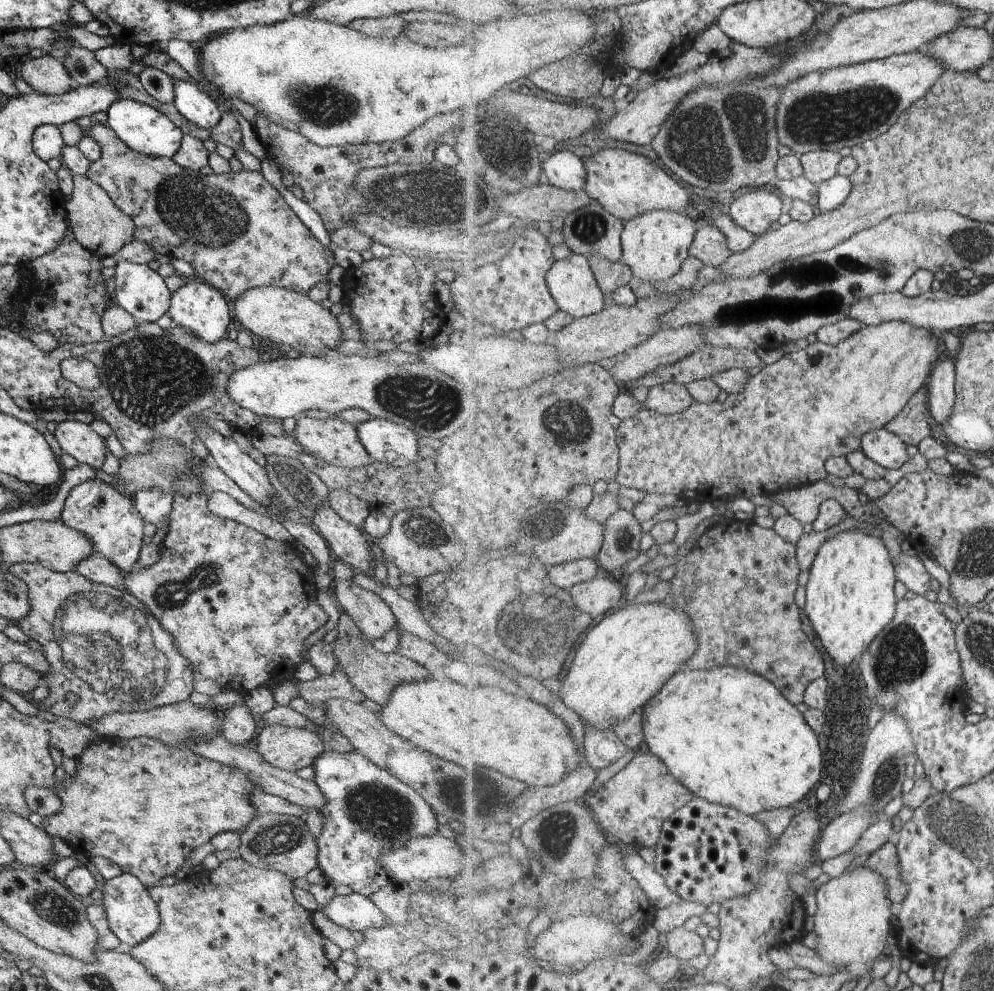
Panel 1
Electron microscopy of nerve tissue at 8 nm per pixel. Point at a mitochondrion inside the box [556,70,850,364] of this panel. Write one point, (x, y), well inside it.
(711, 144)

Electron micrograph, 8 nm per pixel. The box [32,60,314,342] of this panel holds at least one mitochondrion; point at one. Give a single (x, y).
(189, 207)

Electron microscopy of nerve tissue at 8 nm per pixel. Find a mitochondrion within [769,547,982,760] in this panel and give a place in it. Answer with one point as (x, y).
(901, 658)

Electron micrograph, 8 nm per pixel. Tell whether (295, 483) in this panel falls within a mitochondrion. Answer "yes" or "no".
yes

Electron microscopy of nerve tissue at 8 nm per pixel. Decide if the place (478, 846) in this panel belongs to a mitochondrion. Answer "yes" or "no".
no

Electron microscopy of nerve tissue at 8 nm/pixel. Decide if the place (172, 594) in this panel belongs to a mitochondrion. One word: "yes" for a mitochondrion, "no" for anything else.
yes

